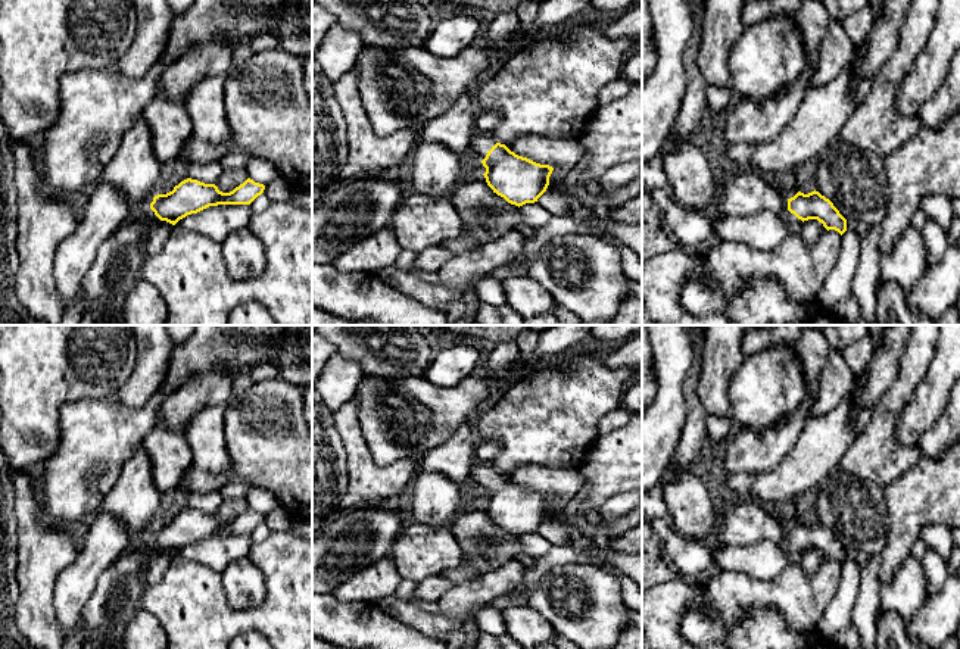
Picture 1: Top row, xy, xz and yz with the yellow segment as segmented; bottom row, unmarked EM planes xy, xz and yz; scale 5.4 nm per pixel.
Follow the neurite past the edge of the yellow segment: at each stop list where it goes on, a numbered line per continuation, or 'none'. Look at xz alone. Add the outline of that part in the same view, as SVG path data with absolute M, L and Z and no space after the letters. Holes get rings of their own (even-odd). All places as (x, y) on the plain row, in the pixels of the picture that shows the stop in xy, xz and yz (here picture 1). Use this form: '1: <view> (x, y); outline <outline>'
1: xz (480, 473); outline M477 461L470 469L468 489L471 487L473 490L481 492L496 472L492 464Z

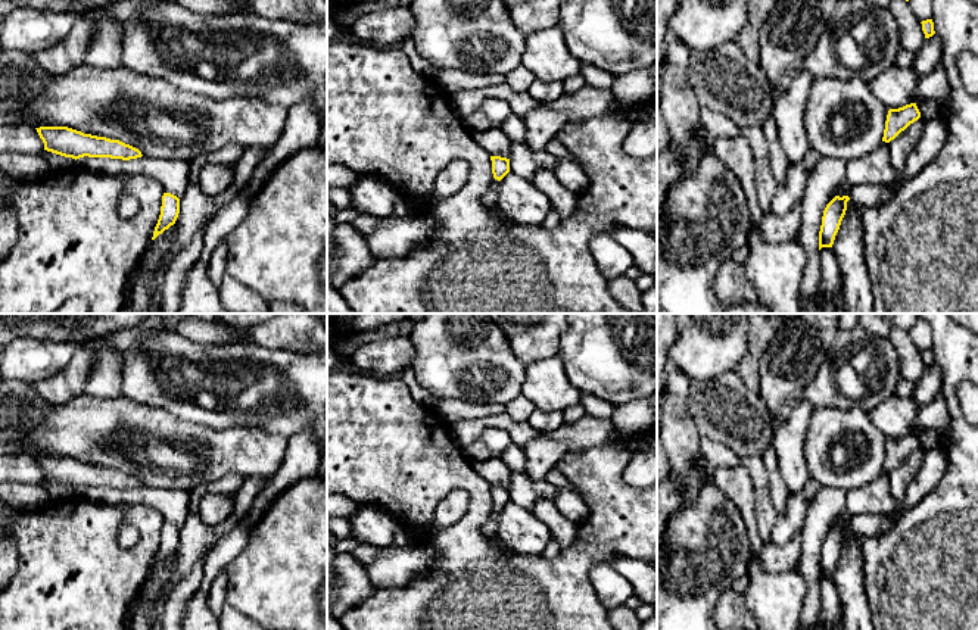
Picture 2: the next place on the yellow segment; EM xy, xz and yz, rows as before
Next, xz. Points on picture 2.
1: xz (489, 529); outline M493 508L492 515L482 525L482 533L490 539L498 536L498 509Z

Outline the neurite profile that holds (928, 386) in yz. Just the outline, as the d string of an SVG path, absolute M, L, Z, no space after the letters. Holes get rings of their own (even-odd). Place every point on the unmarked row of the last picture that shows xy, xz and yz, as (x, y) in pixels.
M937 364L926 368L921 378L915 383L912 397L919 403L919 406L928 405L938 394L941 394L943 387L943 372Z

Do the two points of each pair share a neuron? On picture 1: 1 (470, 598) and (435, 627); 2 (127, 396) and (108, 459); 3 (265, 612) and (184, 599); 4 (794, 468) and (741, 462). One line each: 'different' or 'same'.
1: same
2: different
3: same
4: different

